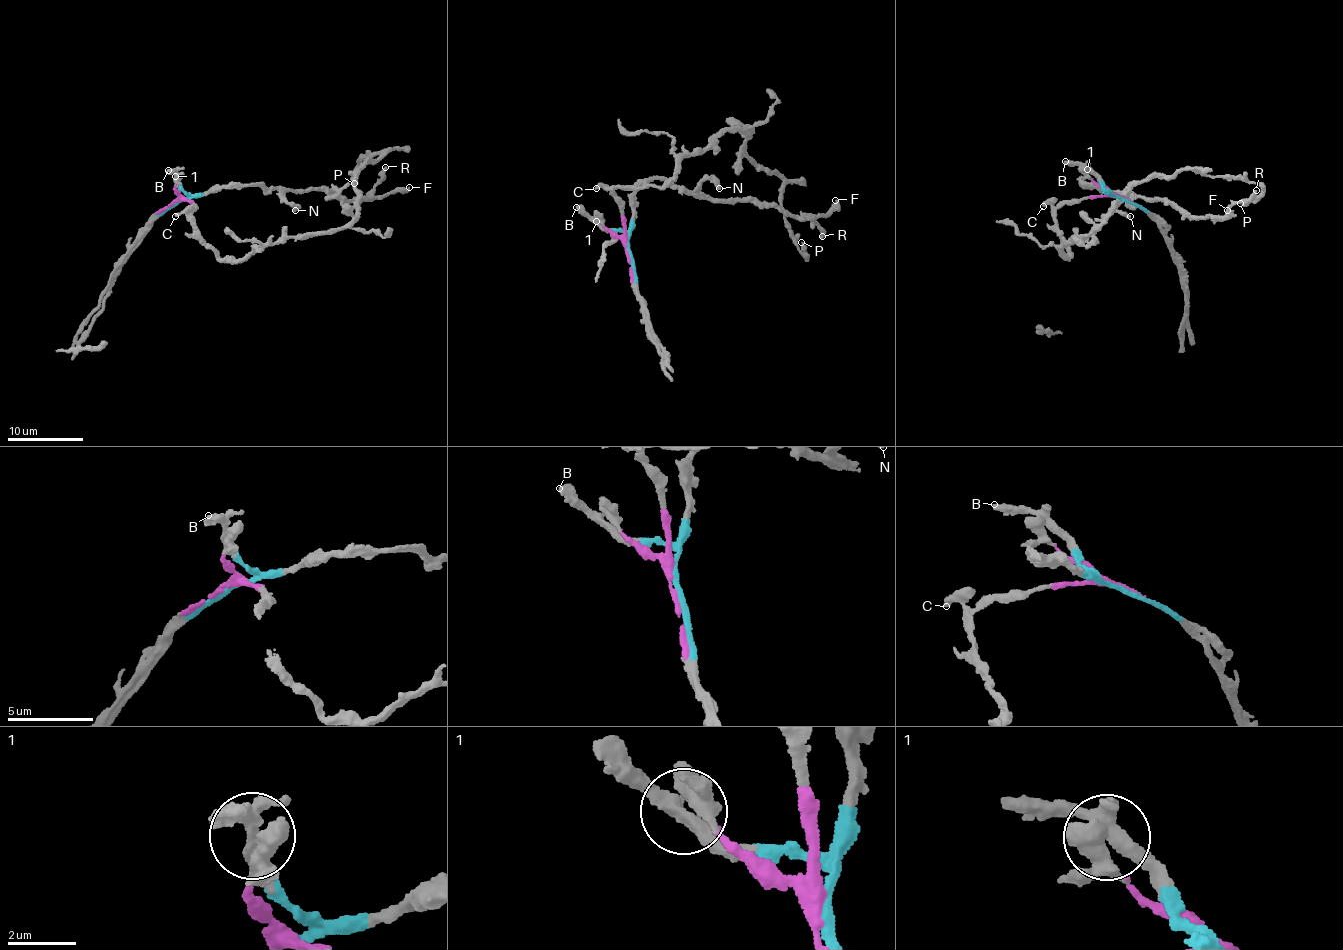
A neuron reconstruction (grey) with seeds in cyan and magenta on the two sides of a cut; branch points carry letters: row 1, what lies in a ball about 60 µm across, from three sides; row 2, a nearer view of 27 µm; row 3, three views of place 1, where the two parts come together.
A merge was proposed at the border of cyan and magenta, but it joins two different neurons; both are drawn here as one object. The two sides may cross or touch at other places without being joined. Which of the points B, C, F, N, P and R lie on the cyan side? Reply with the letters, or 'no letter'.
B, F, N, R

